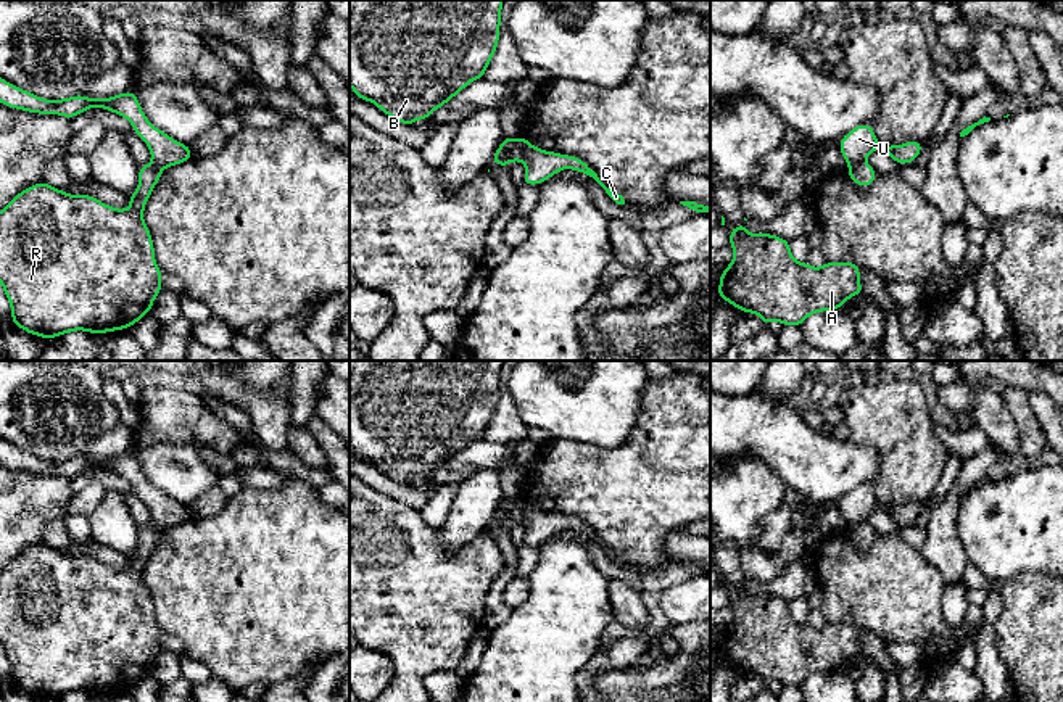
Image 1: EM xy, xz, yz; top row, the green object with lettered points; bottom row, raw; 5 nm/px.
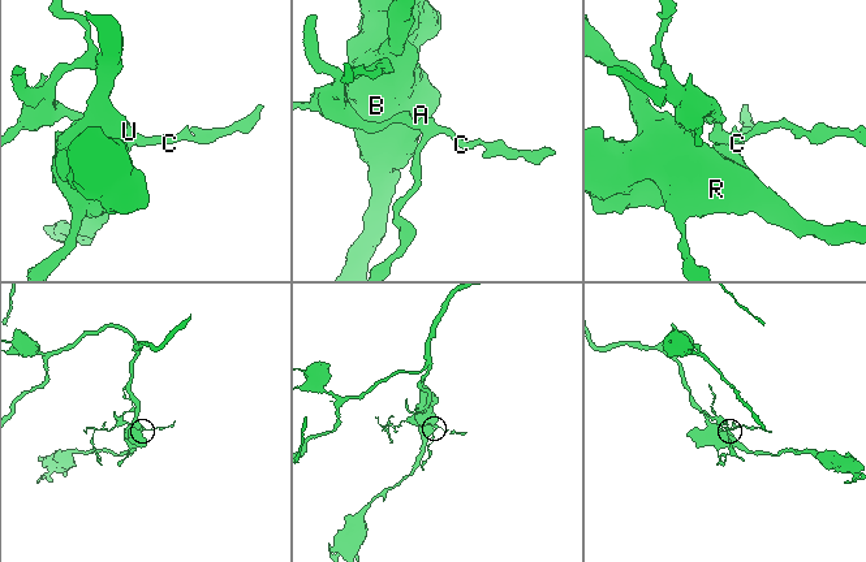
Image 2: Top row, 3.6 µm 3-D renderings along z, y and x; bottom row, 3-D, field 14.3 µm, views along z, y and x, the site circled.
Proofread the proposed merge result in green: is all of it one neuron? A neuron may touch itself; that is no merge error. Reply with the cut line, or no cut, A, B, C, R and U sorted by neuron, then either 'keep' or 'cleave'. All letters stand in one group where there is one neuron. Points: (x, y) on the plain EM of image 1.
cut xz (516, 499), (521, 509), (521, 520); groups A B R / C U; cleave

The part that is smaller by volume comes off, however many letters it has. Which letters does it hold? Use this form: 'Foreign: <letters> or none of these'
Foreign: C, U

